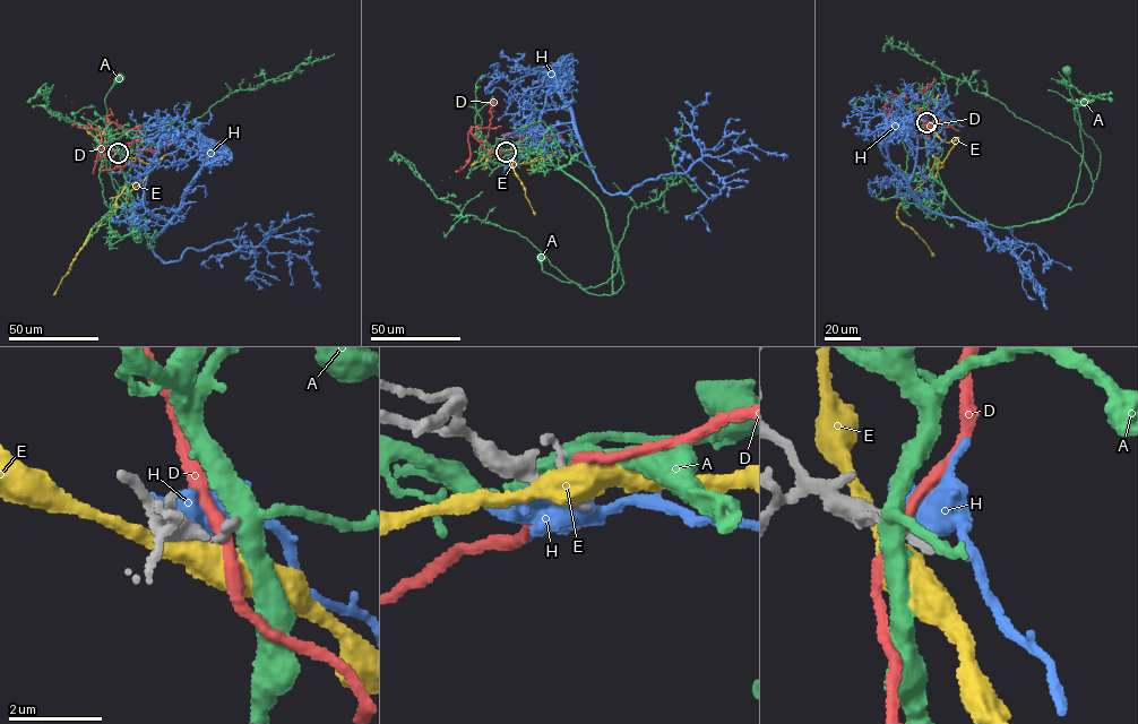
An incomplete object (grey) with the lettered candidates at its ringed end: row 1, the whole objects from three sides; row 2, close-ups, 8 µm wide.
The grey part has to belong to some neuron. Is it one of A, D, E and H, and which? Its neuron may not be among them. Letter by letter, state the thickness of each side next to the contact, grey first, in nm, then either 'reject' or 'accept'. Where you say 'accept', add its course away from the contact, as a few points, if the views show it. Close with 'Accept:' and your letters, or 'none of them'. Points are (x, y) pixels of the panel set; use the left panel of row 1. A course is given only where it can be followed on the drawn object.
A: calibres 140 and 360 nm; reject
D: calibres 240 and 240 nm; reject
E: calibres 240 and 500 nm; reject
H: calibres 260 and 750 nm; reject
Accept: none of them

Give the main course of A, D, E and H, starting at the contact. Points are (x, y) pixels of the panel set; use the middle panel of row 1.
A: (505, 149), (542, 154), (597, 200), (618, 267), (608, 282), (585, 289), (542, 272), (541, 257)
D: (505, 151), (518, 151), (494, 153), (490, 145), (468, 131), (468, 160), (441, 180)
E: (505, 151), (534, 148), (554, 155), (545, 160), (540, 156), (531, 163), (513, 162), (533, 213)
H: (505, 151), (532, 152), (535, 131), (572, 123), (601, 187), (615, 195), (747, 146), (789, 156)

